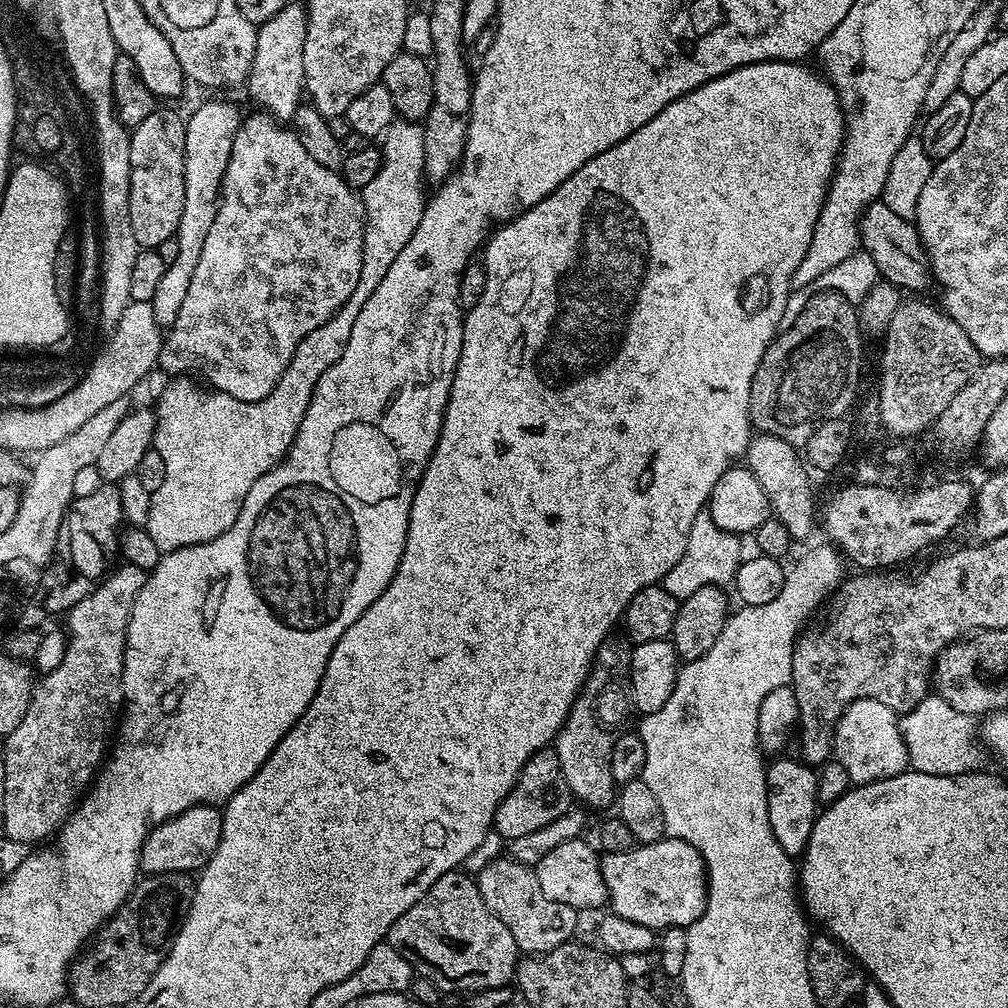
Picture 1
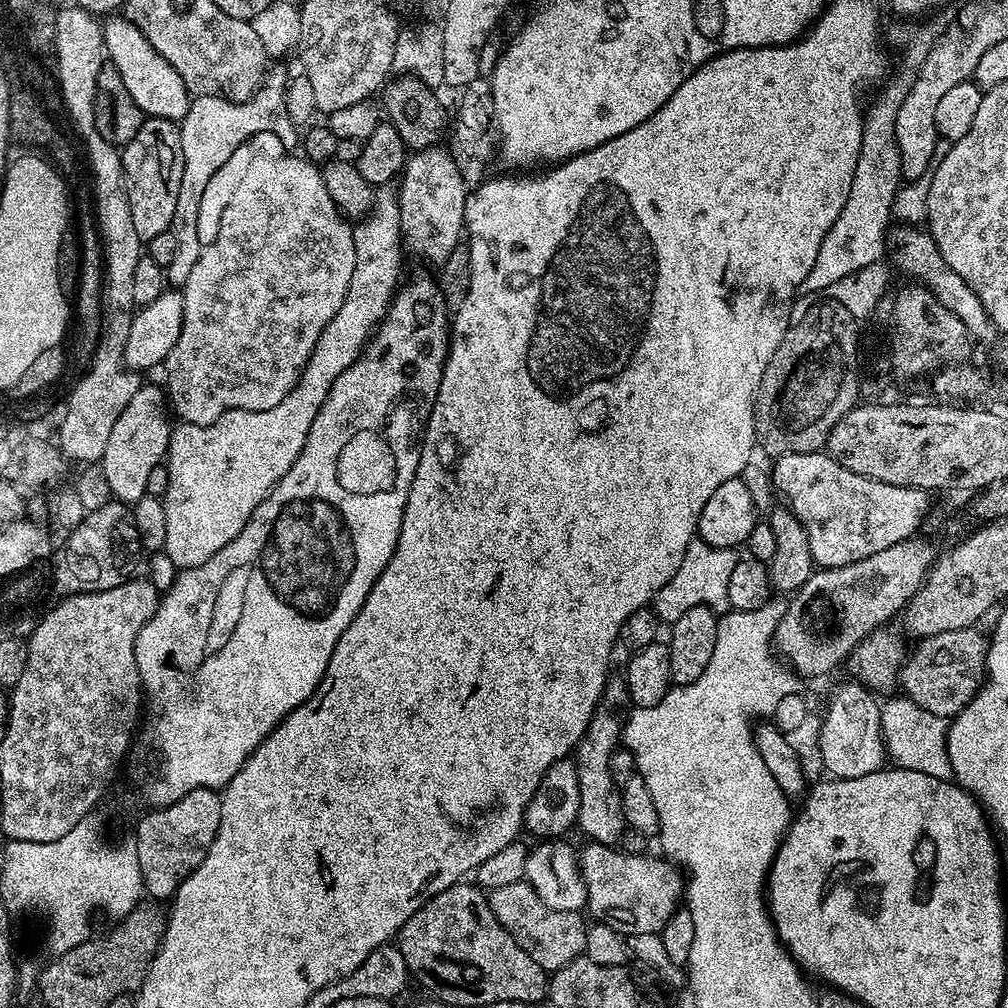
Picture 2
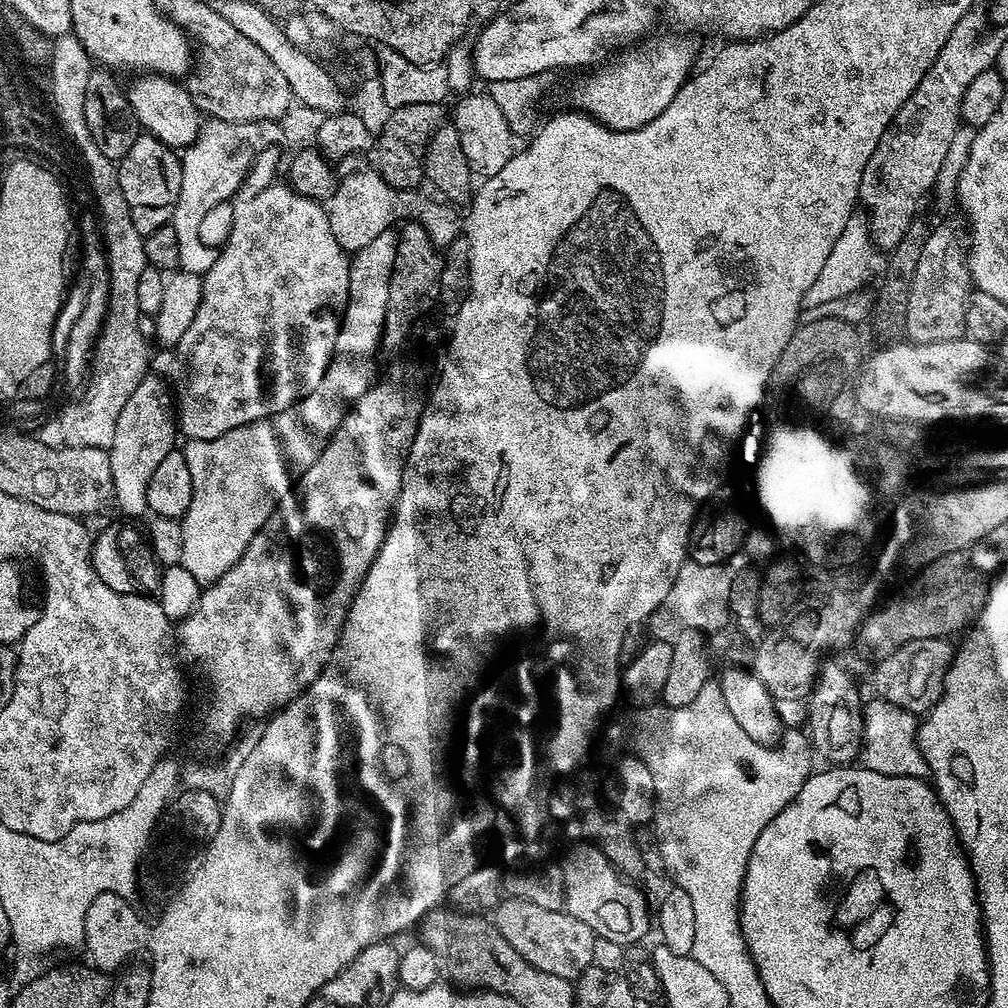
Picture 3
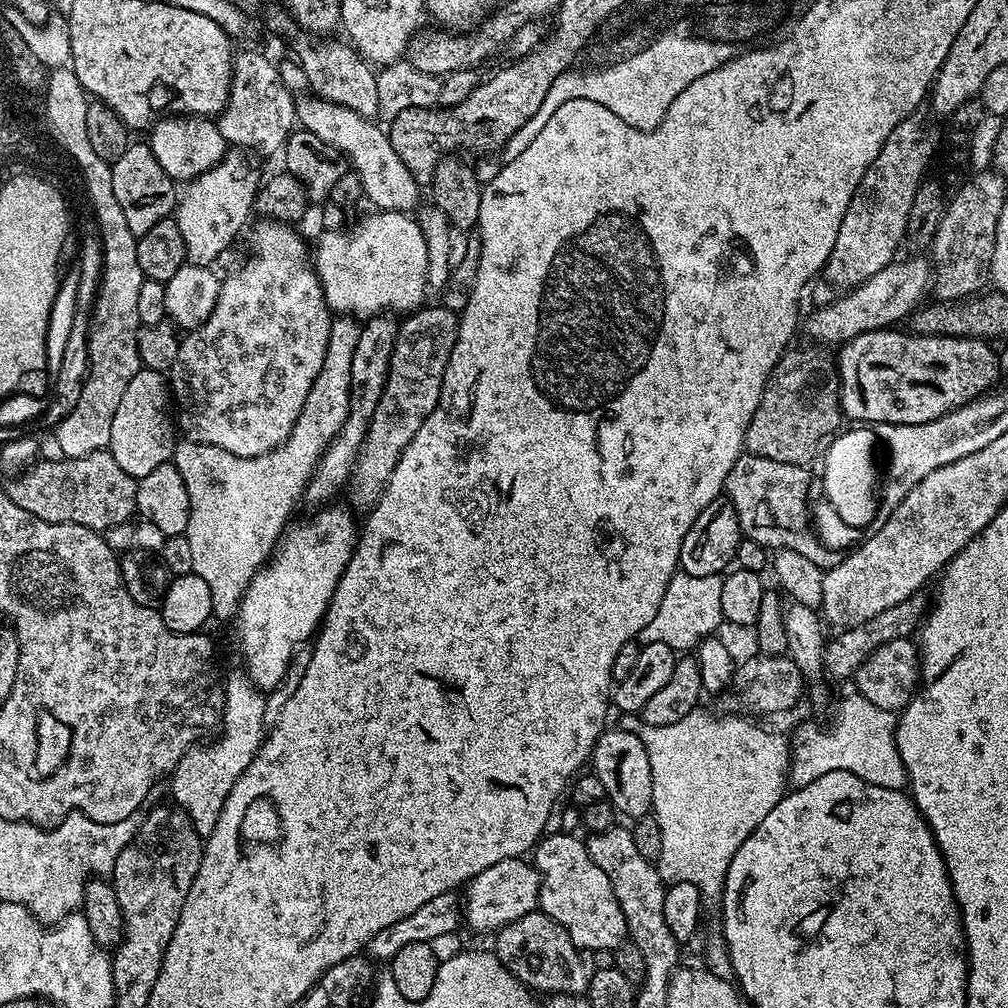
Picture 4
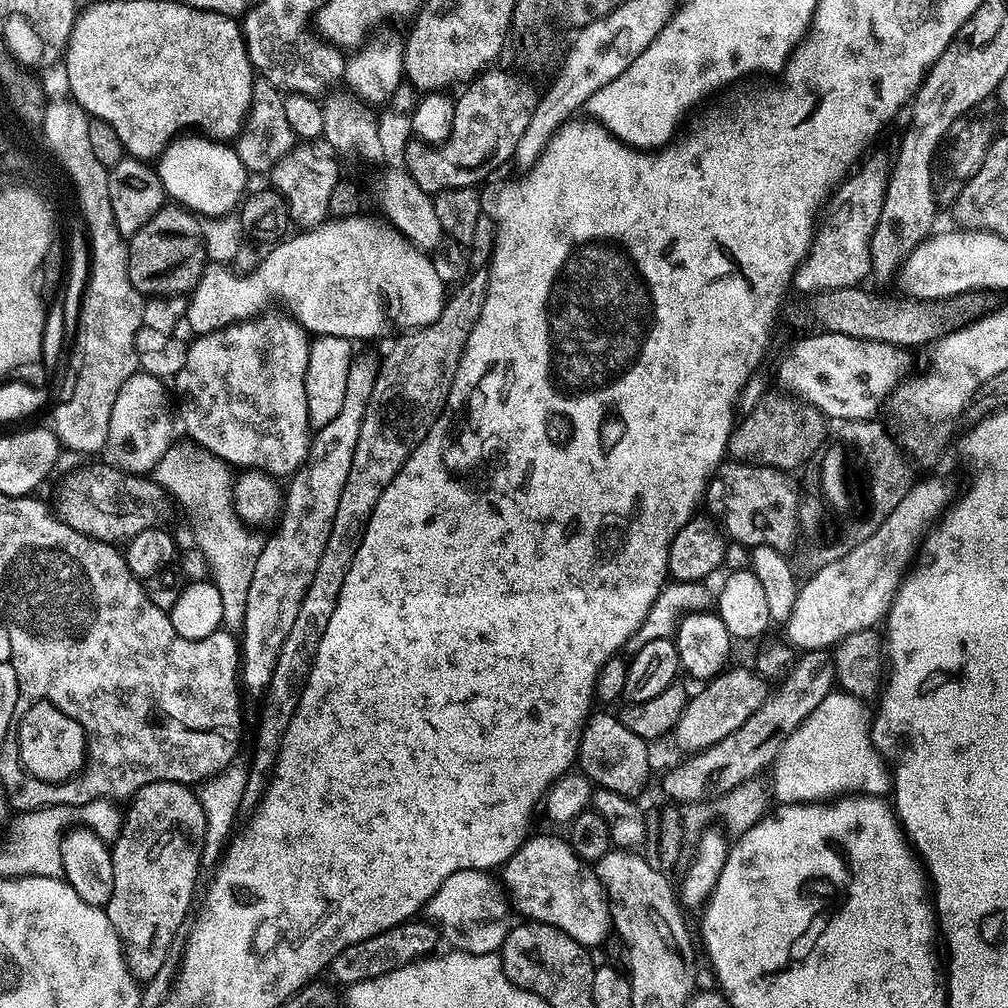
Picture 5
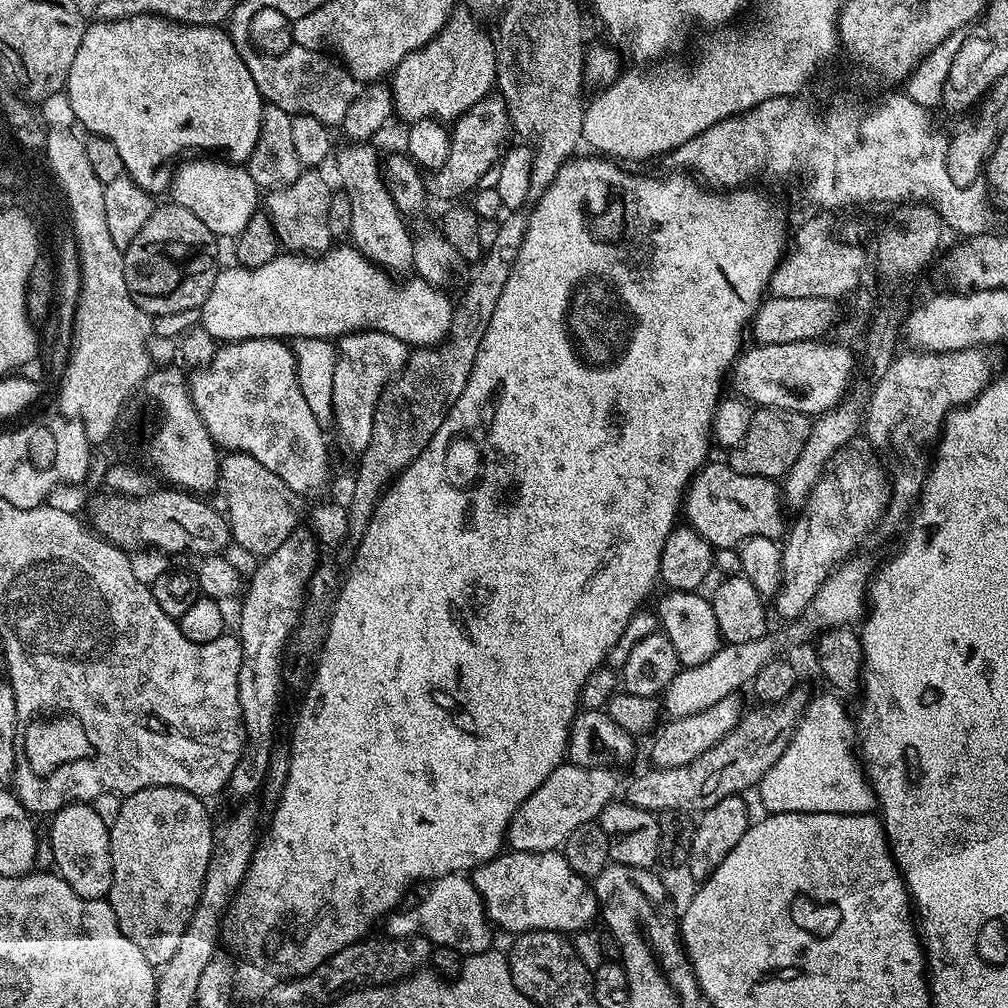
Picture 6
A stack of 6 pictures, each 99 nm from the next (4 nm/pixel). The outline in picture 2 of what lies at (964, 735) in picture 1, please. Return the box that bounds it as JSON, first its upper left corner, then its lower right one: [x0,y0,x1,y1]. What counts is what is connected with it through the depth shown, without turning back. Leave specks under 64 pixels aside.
[880,694,952,780]

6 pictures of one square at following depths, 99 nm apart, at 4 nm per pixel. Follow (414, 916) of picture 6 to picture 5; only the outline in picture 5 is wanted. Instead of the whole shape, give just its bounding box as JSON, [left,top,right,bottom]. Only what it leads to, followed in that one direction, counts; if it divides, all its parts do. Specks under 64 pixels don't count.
[426,868,510,954]

